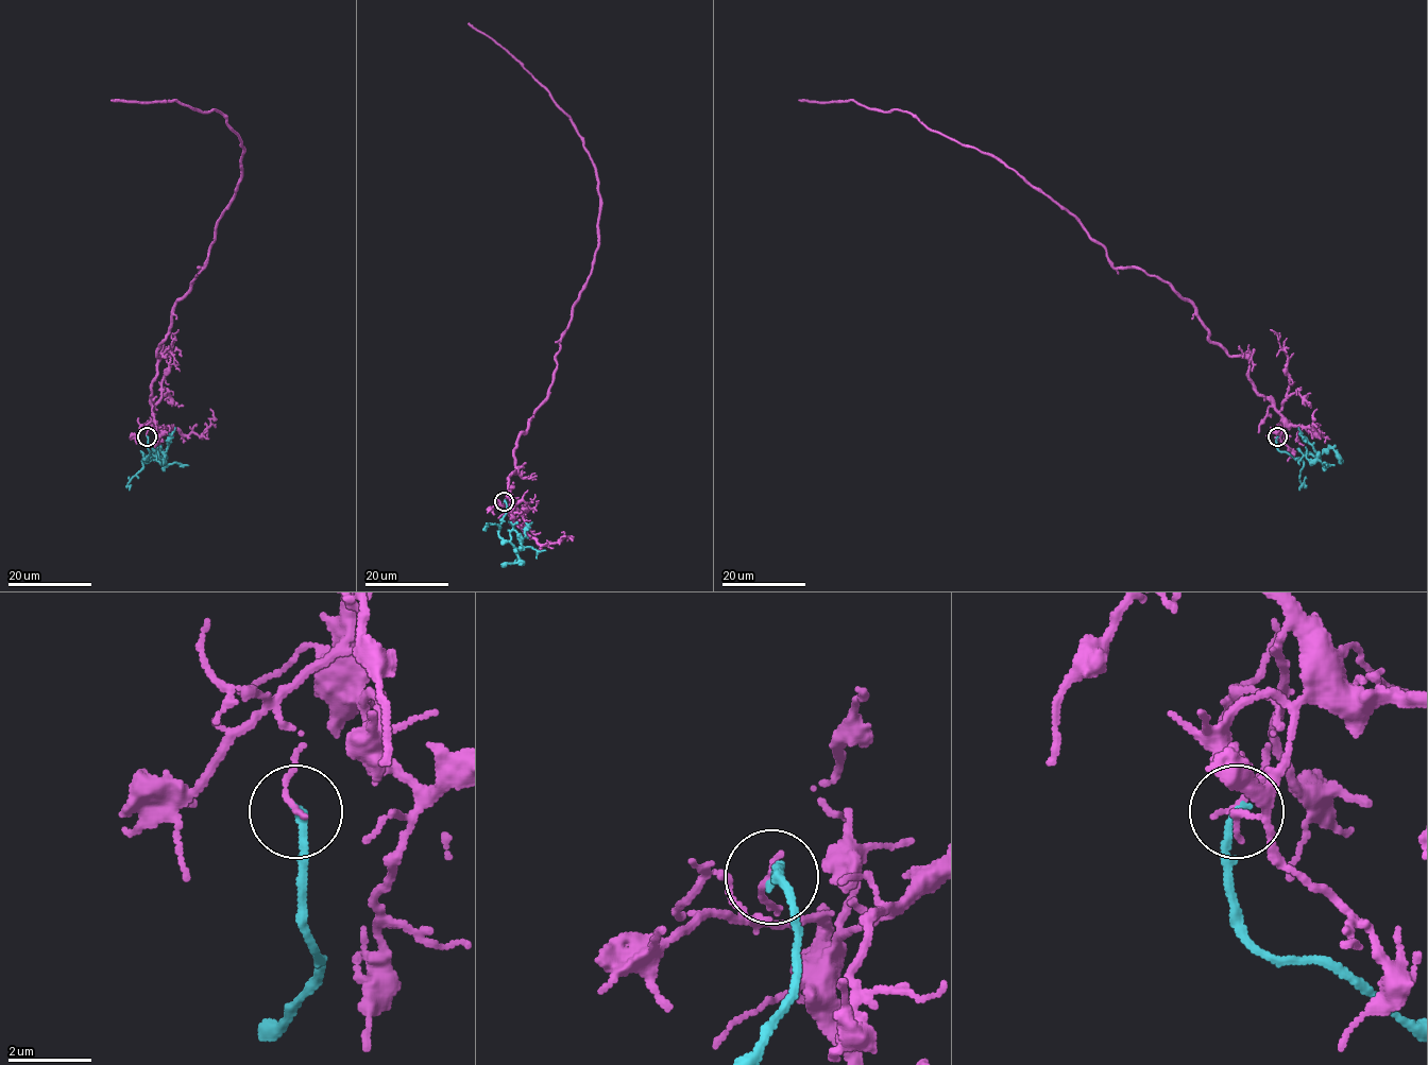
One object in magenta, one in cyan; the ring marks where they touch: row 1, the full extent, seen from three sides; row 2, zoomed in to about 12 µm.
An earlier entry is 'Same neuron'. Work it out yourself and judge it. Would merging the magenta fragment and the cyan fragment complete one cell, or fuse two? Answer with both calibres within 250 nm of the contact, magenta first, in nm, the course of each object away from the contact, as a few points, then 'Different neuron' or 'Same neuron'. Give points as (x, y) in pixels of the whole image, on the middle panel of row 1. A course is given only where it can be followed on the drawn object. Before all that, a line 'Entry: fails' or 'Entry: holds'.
Entry: fails
Thickness 130 nm (magenta) against 220 nm. Course of magenta: (504, 500), (509, 505), (517, 437), (545, 399), (559, 340), (590, 274), (599, 196), (574, 122), (469, 22). Course of cyan: (504, 500), (507, 510), (498, 534), (506, 542), (510, 540), (512, 530), (522, 540), (525, 529), (532, 522). Different neuron

